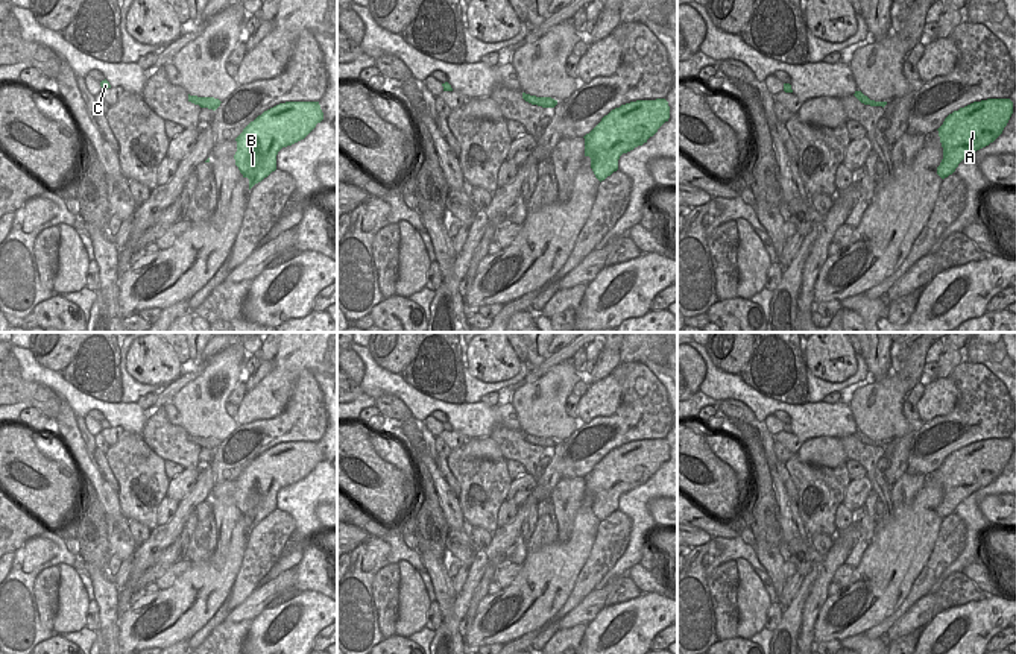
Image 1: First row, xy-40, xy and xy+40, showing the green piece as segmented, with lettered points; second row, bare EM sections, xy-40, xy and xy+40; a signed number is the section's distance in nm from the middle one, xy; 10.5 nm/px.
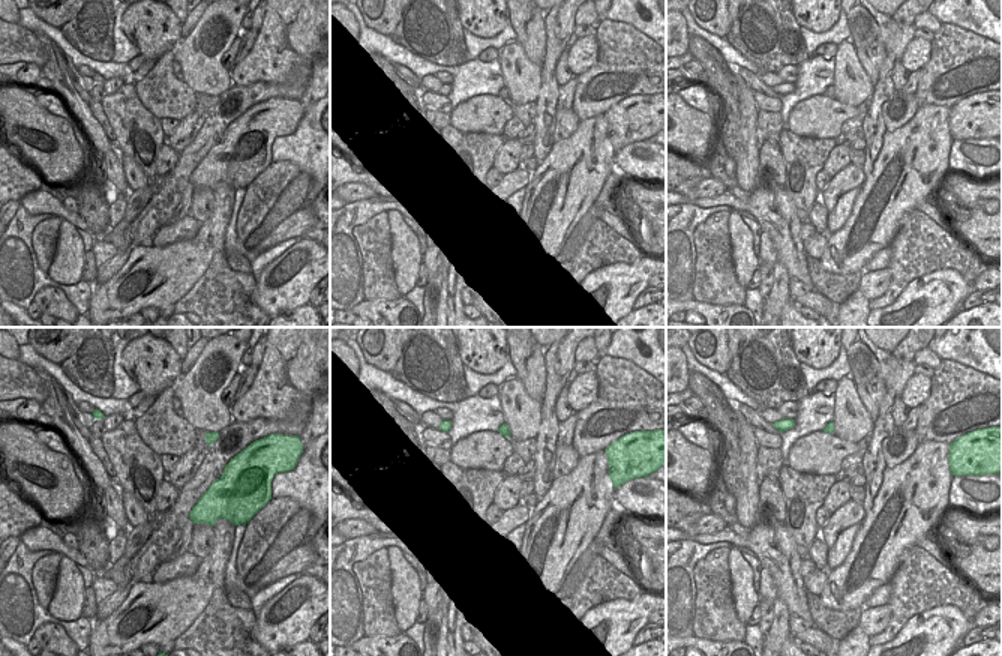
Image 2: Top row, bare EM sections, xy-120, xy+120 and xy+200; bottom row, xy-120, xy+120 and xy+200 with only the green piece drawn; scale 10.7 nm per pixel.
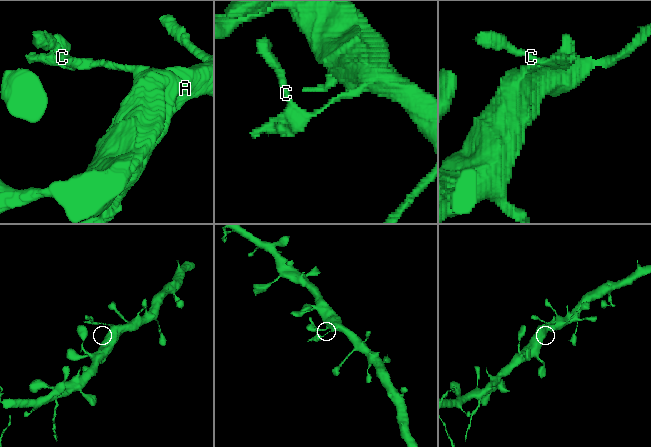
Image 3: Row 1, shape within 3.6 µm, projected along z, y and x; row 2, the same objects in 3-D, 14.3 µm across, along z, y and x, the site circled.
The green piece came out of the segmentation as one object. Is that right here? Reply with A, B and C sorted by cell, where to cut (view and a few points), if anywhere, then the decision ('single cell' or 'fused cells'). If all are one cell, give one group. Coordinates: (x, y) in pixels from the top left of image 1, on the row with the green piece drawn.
A B C | no cut | single cell

